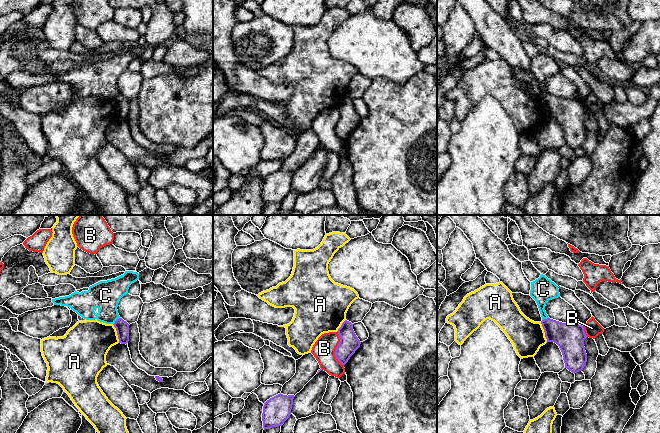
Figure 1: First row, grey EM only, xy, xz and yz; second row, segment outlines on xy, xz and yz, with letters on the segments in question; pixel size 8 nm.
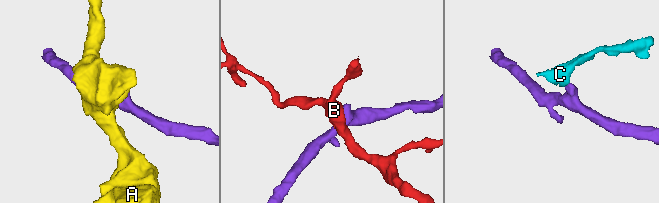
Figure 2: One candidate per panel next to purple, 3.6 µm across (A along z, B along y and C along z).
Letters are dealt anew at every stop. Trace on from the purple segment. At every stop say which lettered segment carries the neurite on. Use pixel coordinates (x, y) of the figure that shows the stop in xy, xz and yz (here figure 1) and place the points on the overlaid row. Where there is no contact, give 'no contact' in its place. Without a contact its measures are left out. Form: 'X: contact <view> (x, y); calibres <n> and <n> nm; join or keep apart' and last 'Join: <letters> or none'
A: contact xy (117, 333); calibres 110 and 360 nm; keep apart
B: contact xz (336, 348); calibres 160 and 180 nm; keep apart
C: contact xy (115, 321); calibres 110 and 240 nm; keep apart
Join: none

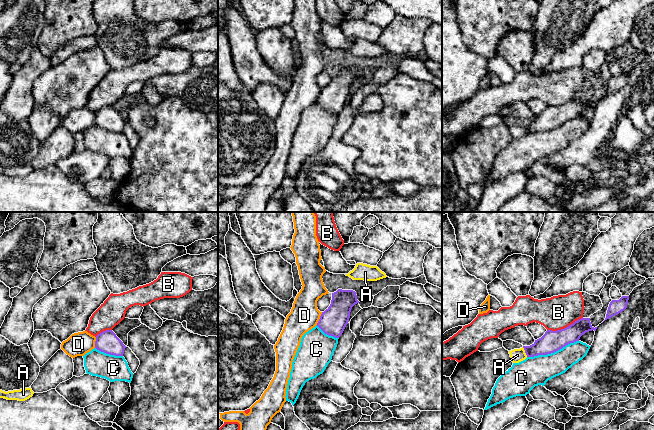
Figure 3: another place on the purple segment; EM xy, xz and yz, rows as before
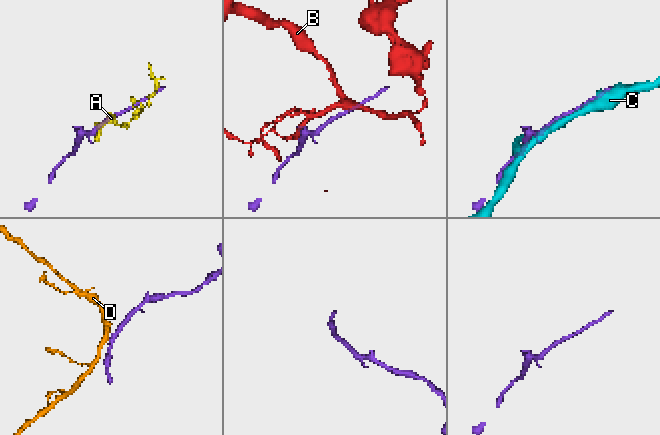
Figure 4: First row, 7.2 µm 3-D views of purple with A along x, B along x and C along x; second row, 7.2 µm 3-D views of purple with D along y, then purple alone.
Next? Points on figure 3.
A: contact yz (525, 352); calibres 170 and 110 nm; keep apart
B: contact yz (564, 328); calibres 170 and 280 nm; keep apart
C: contact yz (552, 352); calibres 170 and 240 nm; keep apart
D: contact xz (320, 318); calibres 220 and 240 nm; keep apart
Join: none

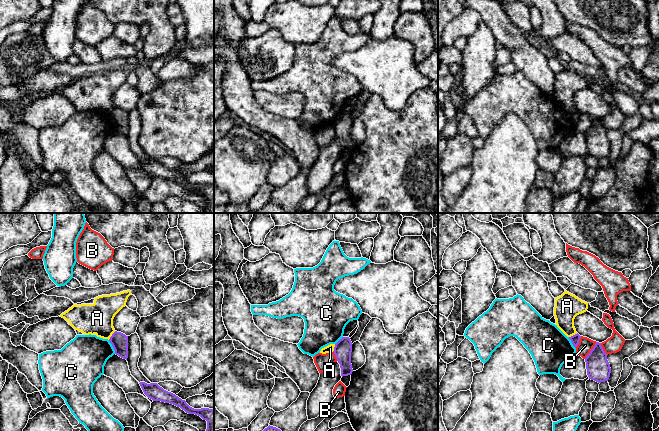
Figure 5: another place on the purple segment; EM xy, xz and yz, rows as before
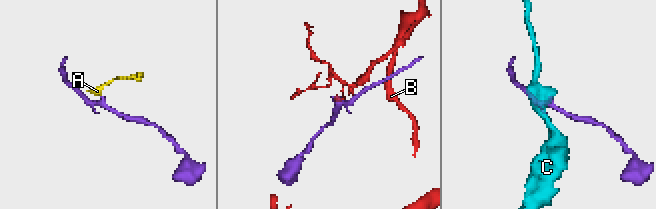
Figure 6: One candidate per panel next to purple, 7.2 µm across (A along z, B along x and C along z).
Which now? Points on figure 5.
A: contact xy (112, 335); calibres 140 and 240 nm; keep apart
B: contact yz (591, 350); calibres 190 and 120 nm; keep apart
C: contact xy (113, 347); calibres 140 and 340 nm; keep apart
Join: none

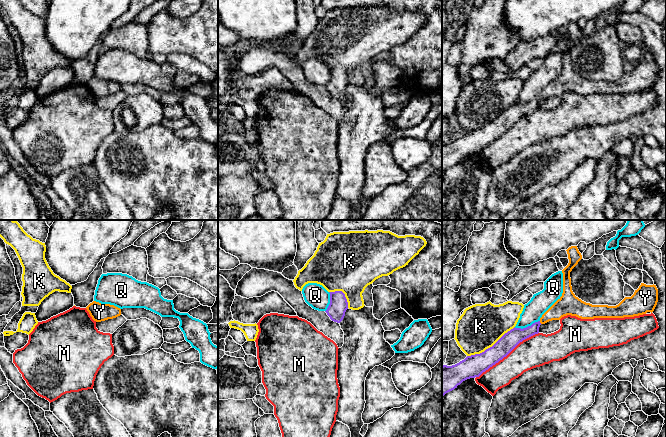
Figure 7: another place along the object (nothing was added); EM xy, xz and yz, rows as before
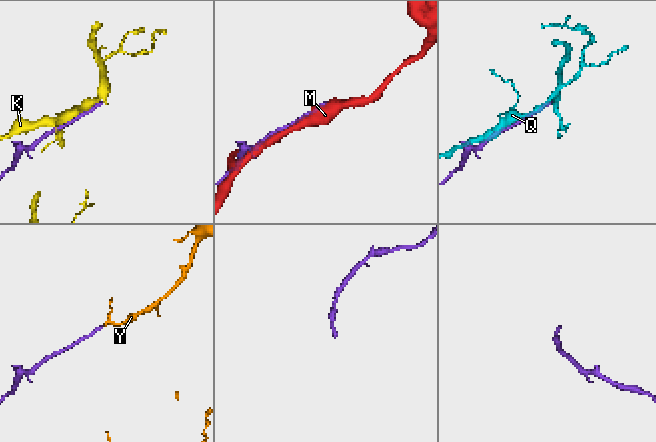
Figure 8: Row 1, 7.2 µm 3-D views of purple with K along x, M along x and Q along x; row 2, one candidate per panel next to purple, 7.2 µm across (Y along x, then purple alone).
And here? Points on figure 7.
K: contact yz (490, 347); calibres 180 and 360 nm; keep apart
M: contact yz (507, 354); calibres 160 and 260 nm; keep apart
Q: contact yz (526, 327); calibres 140 and 160 nm; keep apart
Y: contact yz (539, 322); calibres 130 and 150 nm; join
Join: Y

